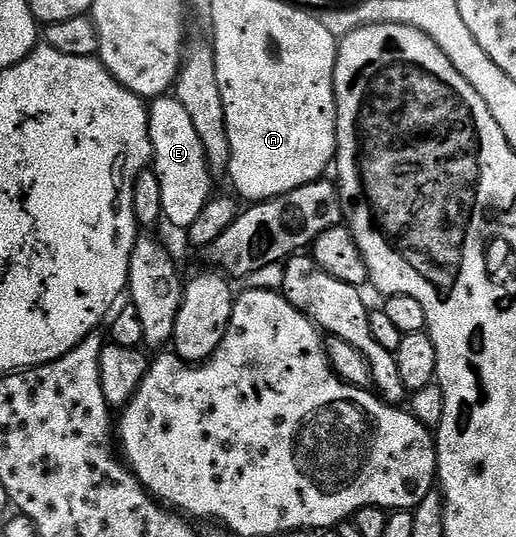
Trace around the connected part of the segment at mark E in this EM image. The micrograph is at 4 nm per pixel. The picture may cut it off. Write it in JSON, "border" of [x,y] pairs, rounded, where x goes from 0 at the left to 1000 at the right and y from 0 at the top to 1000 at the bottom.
{"border":[[[337,182],[295,184],[285,225],[291,235],[293,305],[312,339],[312,384],[322,415],[359,428],[382,408],[382,399],[397,391],[401,374],[413,365],[413,330],[401,309],[390,257],[382,257],[382,242],[374,242],[374,227],[359,197]]]}

